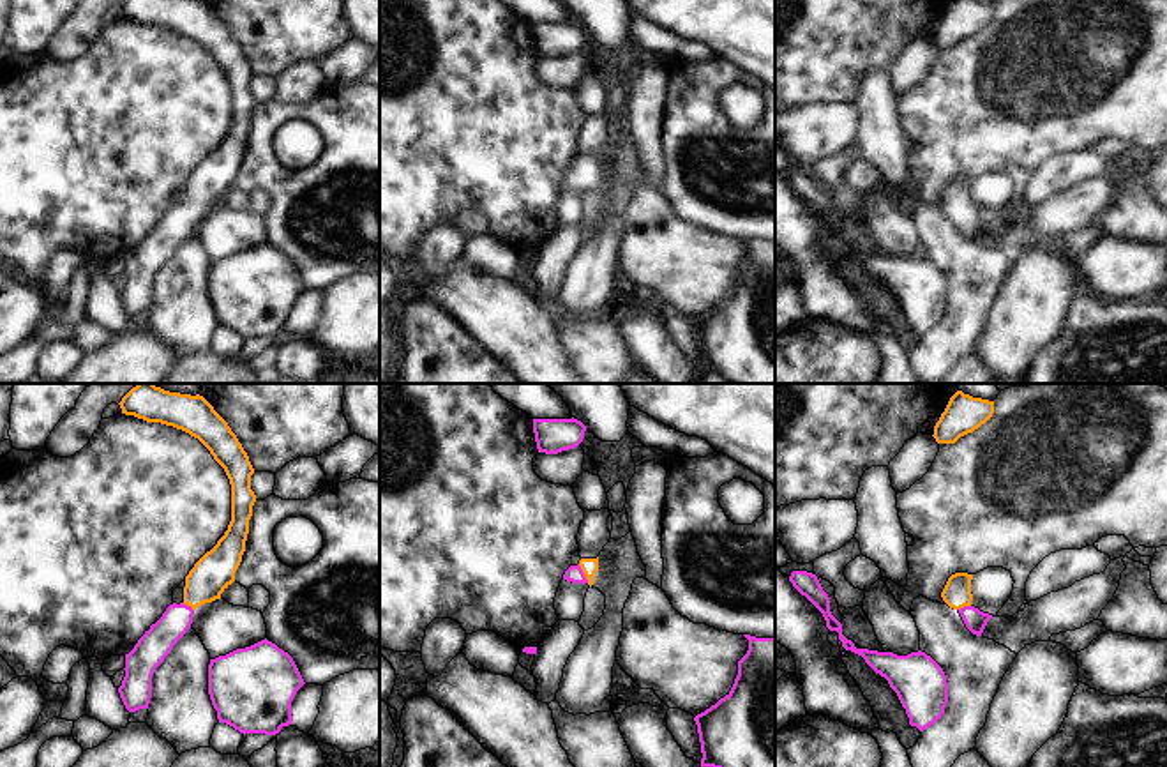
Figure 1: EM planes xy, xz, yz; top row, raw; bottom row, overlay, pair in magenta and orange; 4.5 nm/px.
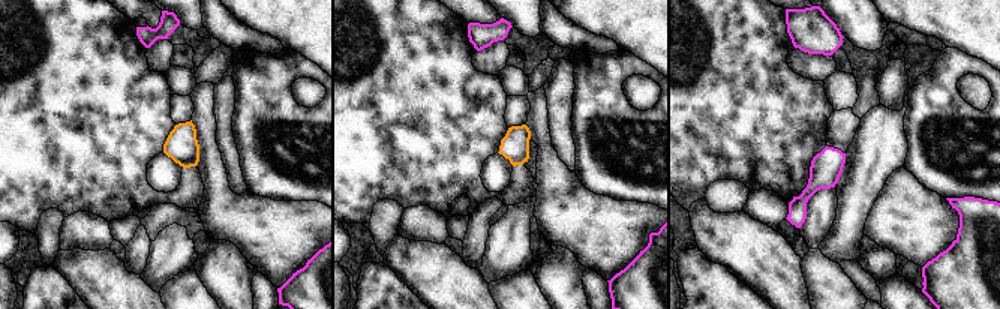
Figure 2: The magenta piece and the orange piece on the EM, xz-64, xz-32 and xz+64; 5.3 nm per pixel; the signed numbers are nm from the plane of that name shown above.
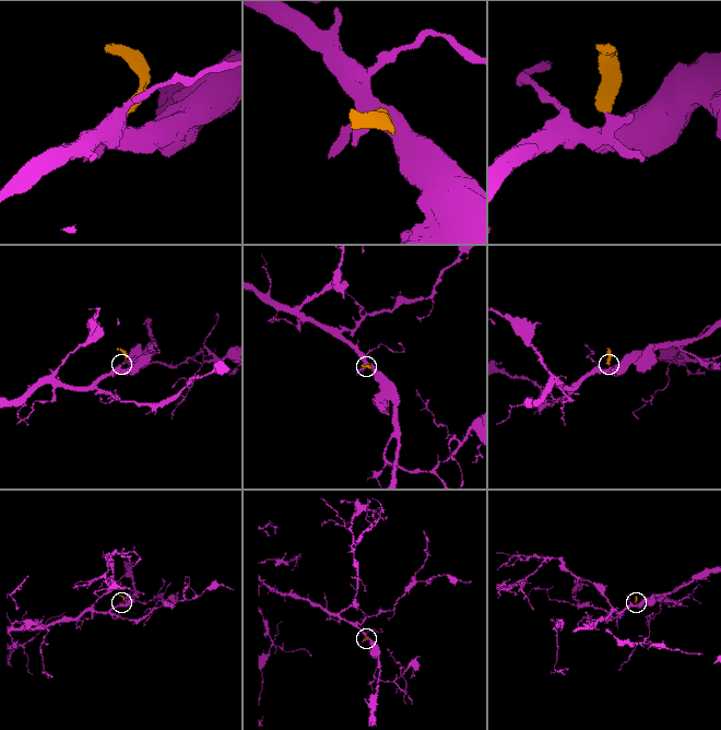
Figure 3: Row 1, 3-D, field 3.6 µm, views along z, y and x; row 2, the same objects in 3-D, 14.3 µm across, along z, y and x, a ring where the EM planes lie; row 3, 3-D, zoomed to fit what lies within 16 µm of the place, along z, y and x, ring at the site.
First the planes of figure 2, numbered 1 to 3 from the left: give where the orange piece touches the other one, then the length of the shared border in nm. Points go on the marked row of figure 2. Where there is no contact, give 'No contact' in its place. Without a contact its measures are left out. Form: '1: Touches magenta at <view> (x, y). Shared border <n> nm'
1: No contact
2: No contact
3: No contact

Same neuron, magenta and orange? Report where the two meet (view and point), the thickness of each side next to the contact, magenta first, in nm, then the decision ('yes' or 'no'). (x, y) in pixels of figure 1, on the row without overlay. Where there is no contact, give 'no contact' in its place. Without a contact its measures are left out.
xz (583, 177) | 80/80 nm | yes

